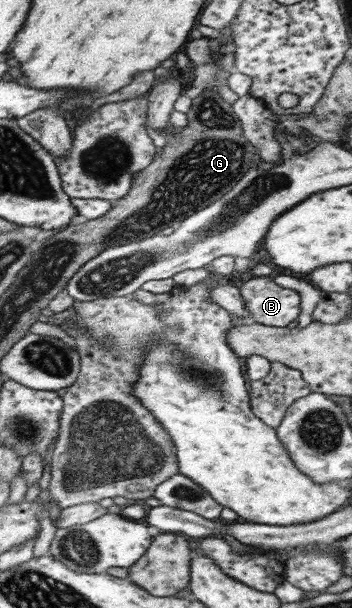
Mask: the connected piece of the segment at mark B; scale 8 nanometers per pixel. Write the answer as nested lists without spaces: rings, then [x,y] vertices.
[[[272,275],[252,277],[241,285],[251,322],[261,328],[286,327],[297,321],[299,295],[279,286]]]

